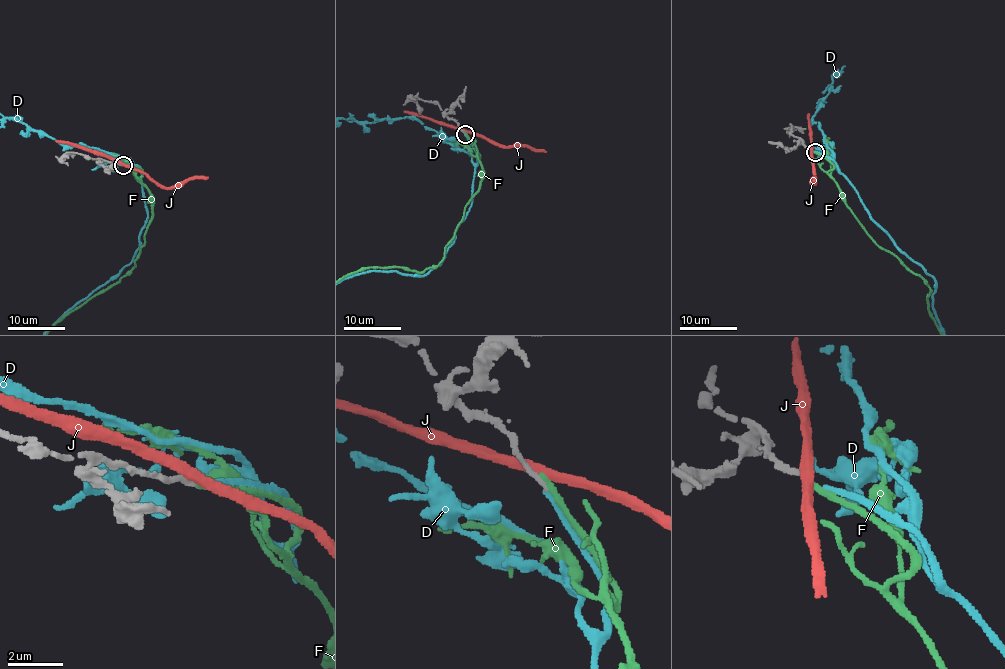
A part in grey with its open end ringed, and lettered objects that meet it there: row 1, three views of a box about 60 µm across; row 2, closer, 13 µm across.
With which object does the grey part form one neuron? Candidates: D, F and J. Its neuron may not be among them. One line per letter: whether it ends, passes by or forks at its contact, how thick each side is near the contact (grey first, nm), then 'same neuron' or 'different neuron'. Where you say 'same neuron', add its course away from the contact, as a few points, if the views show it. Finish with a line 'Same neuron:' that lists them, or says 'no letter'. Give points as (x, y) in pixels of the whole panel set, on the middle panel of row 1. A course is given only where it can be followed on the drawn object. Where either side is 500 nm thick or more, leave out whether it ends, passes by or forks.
D: it ends there; 150 nm thick on the grey side, 220 nm on the other; different neuron
F: it ends there; 200 nm thick on the grey side, 240 nm on the other; different neuron
J: it passes by; 240 nm thick on the grey side, 360 nm on the other; different neuron
Same neuron: no letter

